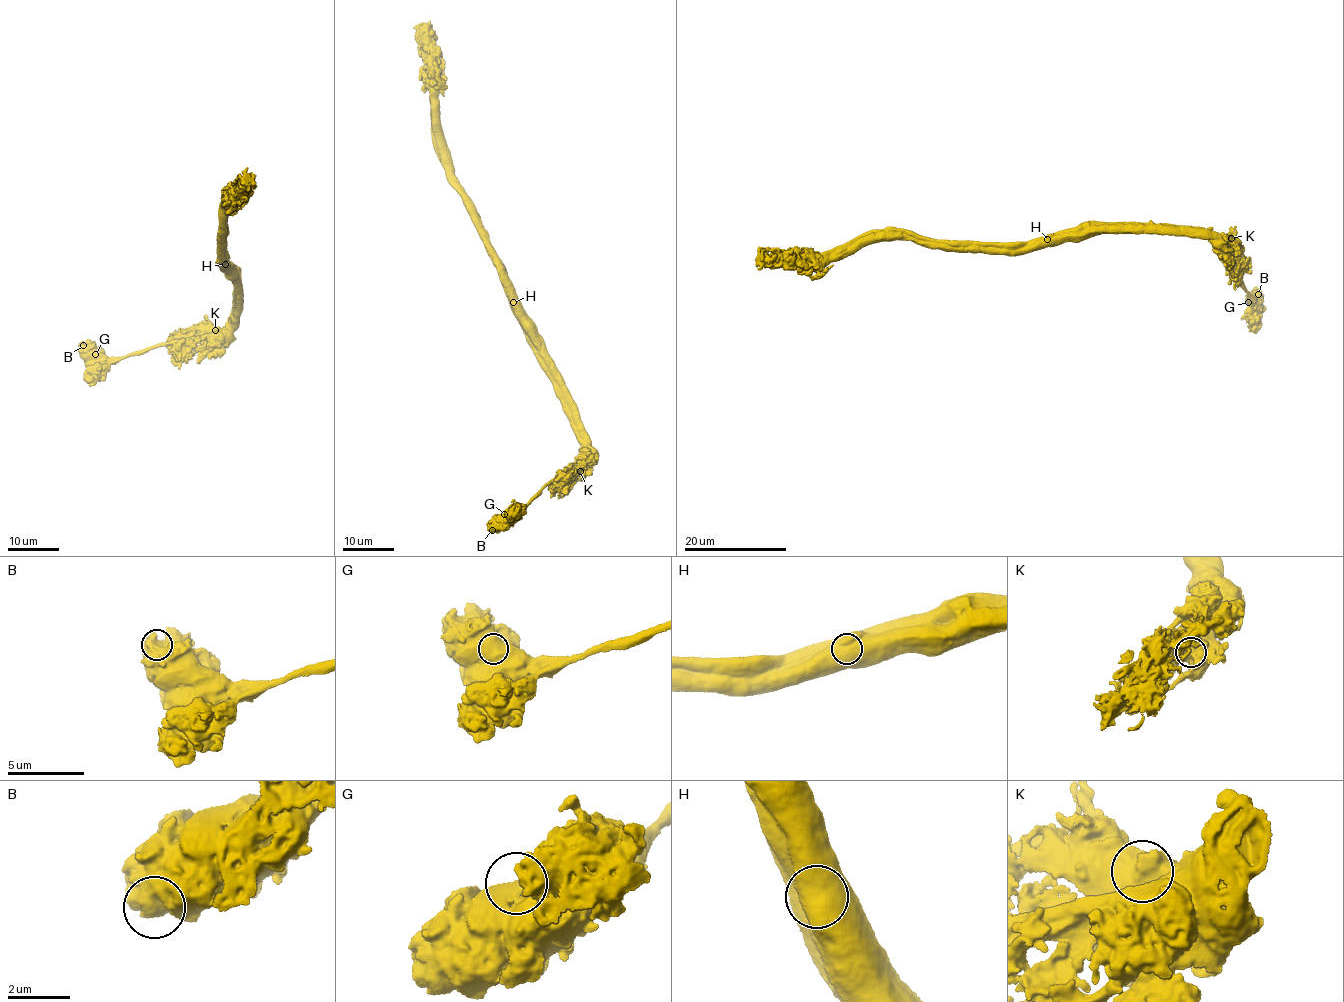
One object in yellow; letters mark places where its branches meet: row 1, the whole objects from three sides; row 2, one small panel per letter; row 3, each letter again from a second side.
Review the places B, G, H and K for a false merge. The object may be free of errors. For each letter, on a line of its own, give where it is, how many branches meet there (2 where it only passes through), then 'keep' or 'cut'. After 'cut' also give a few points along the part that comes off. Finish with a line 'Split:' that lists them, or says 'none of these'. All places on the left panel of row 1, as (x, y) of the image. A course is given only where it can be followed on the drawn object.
B: (83, 345) | 1 | keep
G: (95, 354) | 1 | keep
H: (225, 264) | 1 | cut | (226, 264), (235, 275), (233, 306), (230, 324), (217, 334), (175, 339), (108, 358), (79, 342)
K: (215, 330) | 1 | keep
Split: H

